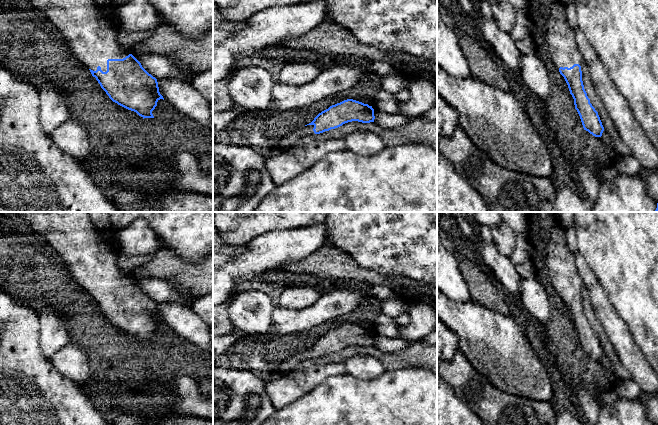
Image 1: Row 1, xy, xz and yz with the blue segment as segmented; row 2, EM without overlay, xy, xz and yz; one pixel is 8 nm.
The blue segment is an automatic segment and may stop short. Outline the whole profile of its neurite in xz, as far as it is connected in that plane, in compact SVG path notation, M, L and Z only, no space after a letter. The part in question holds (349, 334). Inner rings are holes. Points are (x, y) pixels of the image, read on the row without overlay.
M347 323L322 335L306 350L294 353L292 357L283 360L278 366L279 372L284 375L297 369L297 365L301 362L338 352L348 346L370 347L374 346L374 343L372 330L353 323Z

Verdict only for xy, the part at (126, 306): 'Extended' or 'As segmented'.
Extended

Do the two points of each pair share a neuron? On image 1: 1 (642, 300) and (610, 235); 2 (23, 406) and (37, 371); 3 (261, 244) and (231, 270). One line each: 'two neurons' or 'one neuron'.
1: one neuron
2: one neuron
3: one neuron

